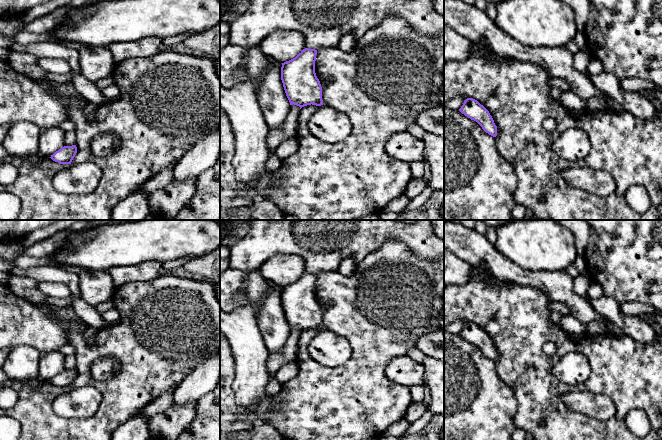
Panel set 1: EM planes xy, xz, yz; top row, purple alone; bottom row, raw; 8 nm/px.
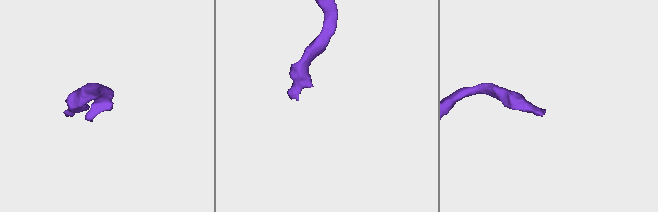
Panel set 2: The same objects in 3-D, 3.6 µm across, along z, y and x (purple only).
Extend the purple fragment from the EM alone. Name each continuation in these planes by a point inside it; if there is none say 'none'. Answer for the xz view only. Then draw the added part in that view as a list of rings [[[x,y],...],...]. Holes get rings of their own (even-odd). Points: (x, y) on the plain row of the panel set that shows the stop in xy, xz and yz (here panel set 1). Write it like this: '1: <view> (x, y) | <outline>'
1: xz (327, 348) | [[[321,329],[310,342],[308,352],[322,365],[341,366],[351,357],[352,348],[345,338]]]

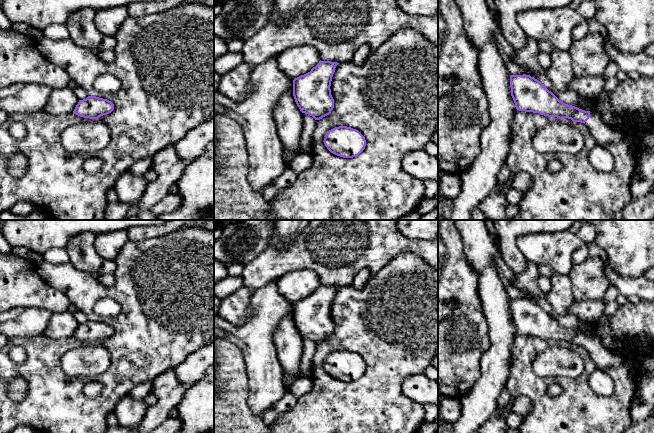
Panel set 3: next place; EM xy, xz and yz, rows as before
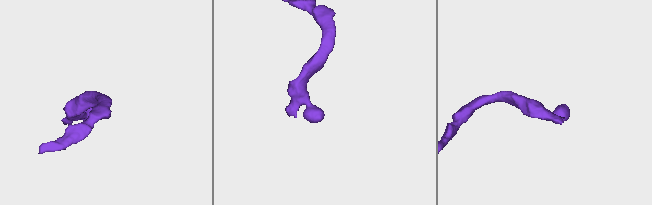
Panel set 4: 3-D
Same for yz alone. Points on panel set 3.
1: yz (603, 357) | [[[596,334],[590,335],[590,341],[584,348],[595,362],[598,369],[602,370],[609,366],[618,367],[623,363],[622,358],[619,355],[601,344],[601,341]]]

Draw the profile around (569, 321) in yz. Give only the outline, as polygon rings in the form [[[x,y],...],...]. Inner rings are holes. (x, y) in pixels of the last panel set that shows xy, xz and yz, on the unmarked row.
[[[532,297],[530,300],[540,305],[549,315],[551,315],[560,325],[565,328],[575,330],[585,335],[595,335],[597,333],[597,329],[592,325],[592,323],[585,322],[575,315],[556,315],[553,312],[552,306],[543,298]]]

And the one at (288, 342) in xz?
[[[293,310],[279,322],[273,342],[284,375],[297,375],[303,351],[303,340],[293,320]]]

